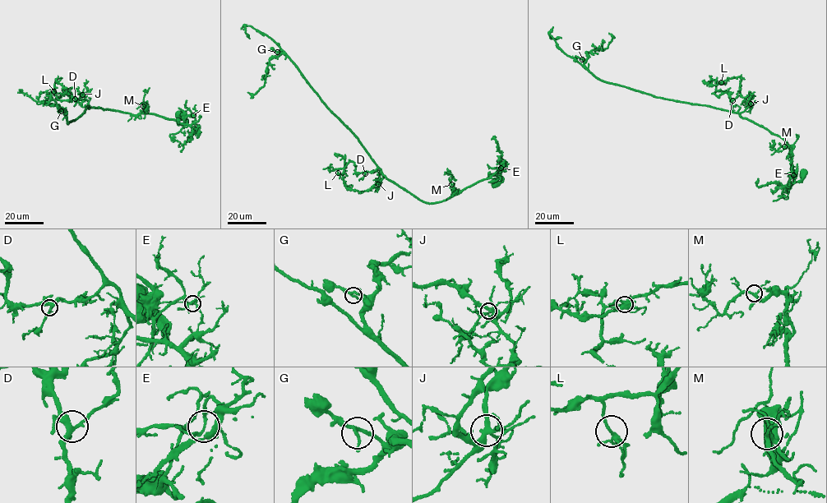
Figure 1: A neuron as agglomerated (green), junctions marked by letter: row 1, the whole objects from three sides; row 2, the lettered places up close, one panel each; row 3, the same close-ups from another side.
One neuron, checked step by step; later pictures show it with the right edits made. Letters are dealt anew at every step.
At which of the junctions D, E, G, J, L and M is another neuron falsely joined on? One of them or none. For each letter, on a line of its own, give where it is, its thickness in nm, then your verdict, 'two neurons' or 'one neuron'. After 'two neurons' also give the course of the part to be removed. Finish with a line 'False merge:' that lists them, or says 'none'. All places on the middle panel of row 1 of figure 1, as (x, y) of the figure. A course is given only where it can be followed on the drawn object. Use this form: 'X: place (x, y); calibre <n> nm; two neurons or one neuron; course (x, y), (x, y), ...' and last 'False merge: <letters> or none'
D: place (365, 173); calibre 240 nm; one neuron
E: place (501, 168); calibre 130 nm; two neurons; course (501, 168), (496, 174), (499, 176), (489, 182), (501, 179), (498, 176)
G: place (277, 52); calibre 160 nm; one neuron
J: place (378, 184); calibre 280 nm; one neuron
L: place (338, 173); calibre 180 nm; one neuron
M: place (451, 184); calibre 190 nm; one neuron
False merge: E

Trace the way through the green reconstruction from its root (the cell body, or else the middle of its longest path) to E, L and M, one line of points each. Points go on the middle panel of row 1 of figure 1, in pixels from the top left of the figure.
E: (496, 184), (502, 181), (502, 177), (496, 174), (501, 168)
L: (496, 184), (501, 163), (488, 177), (427, 203), (379, 168), (357, 173), (352, 161), (338, 173)
M: (496, 184), (502, 181), (496, 174), (501, 163), (501, 168), (492, 176), (460, 192), (451, 184)

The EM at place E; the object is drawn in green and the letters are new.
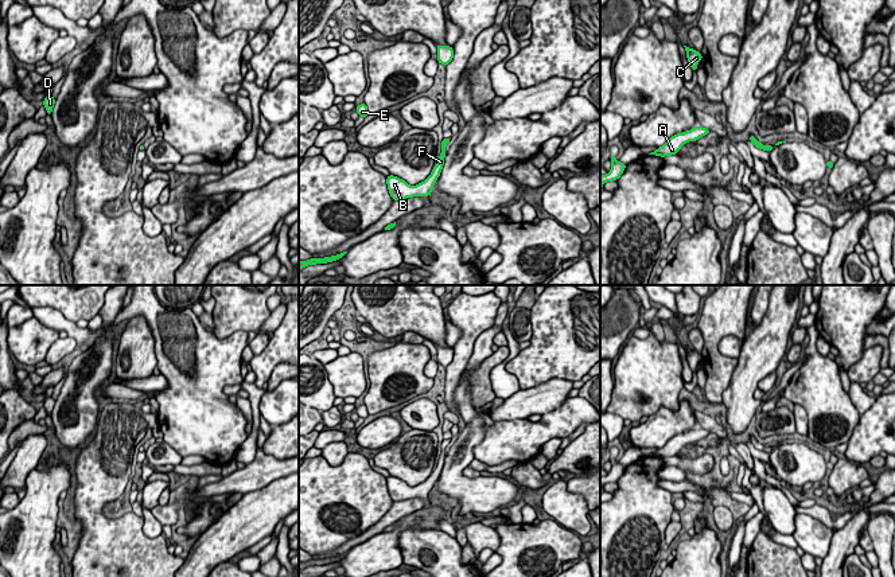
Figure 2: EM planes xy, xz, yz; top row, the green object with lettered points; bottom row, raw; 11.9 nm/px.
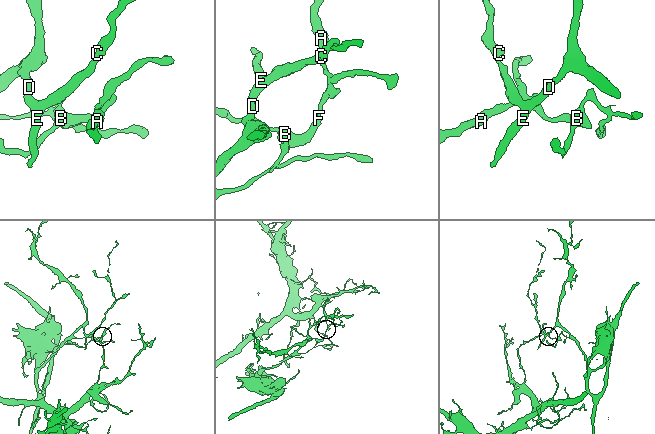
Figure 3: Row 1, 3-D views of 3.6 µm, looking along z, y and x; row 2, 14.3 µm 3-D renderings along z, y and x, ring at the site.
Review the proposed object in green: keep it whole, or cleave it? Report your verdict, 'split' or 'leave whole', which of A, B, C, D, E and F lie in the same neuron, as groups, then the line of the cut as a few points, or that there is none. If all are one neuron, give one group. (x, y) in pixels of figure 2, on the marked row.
split; A / B C D E F; cut in xy along (140, 147), (144, 148)

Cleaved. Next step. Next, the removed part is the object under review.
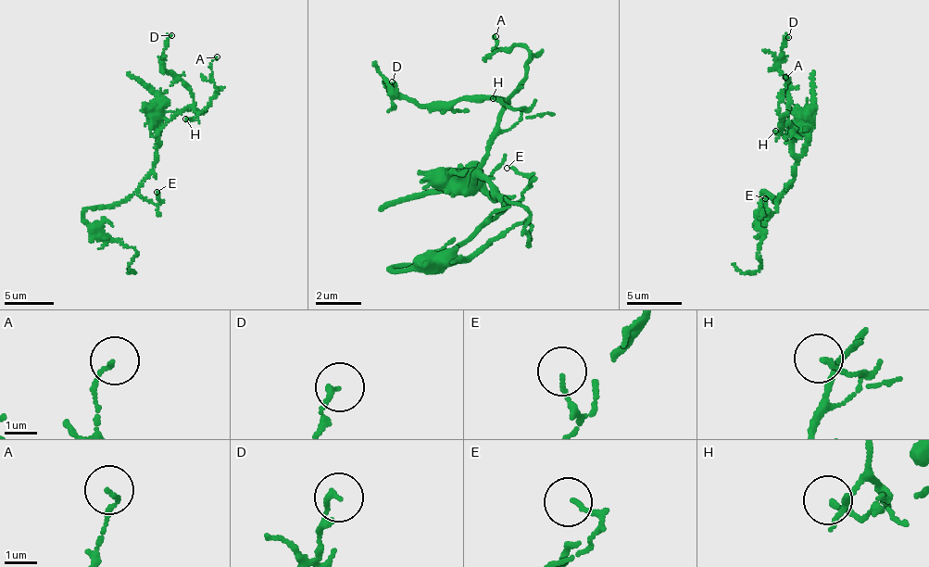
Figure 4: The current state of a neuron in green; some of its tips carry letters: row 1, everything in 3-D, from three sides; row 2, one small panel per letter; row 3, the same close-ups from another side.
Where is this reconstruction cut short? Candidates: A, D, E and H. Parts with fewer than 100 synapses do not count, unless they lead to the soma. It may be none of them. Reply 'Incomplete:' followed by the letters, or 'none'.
Incomplete: none

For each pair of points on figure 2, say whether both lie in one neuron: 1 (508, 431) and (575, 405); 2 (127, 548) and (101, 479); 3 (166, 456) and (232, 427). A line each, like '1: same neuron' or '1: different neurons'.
1: same neuron
2: same neuron
3: different neurons

